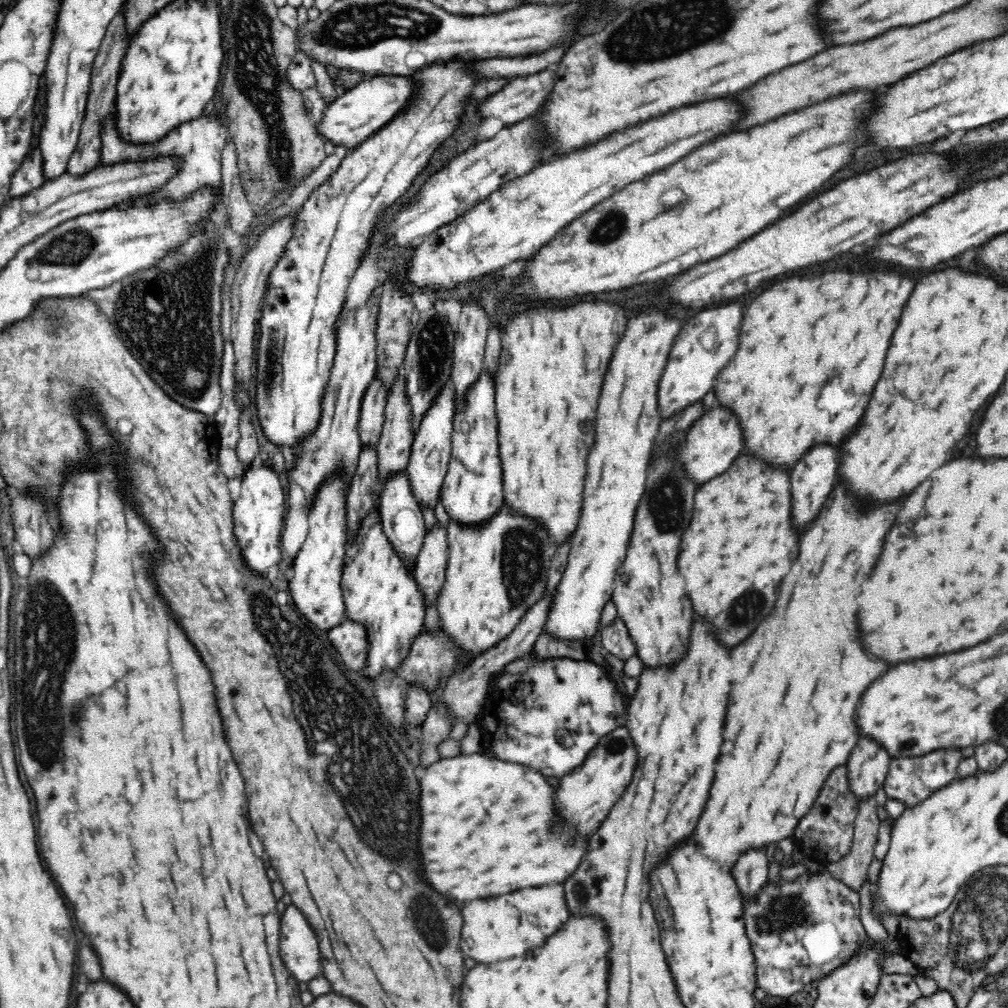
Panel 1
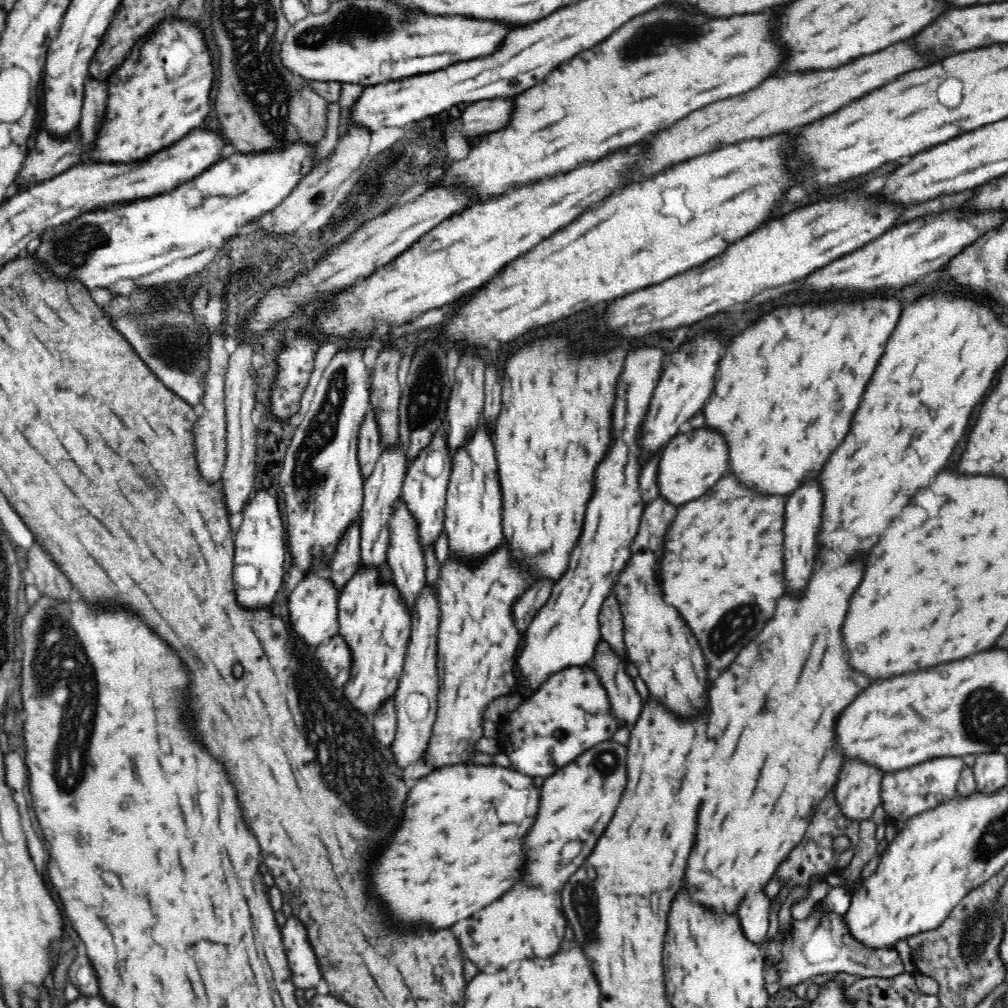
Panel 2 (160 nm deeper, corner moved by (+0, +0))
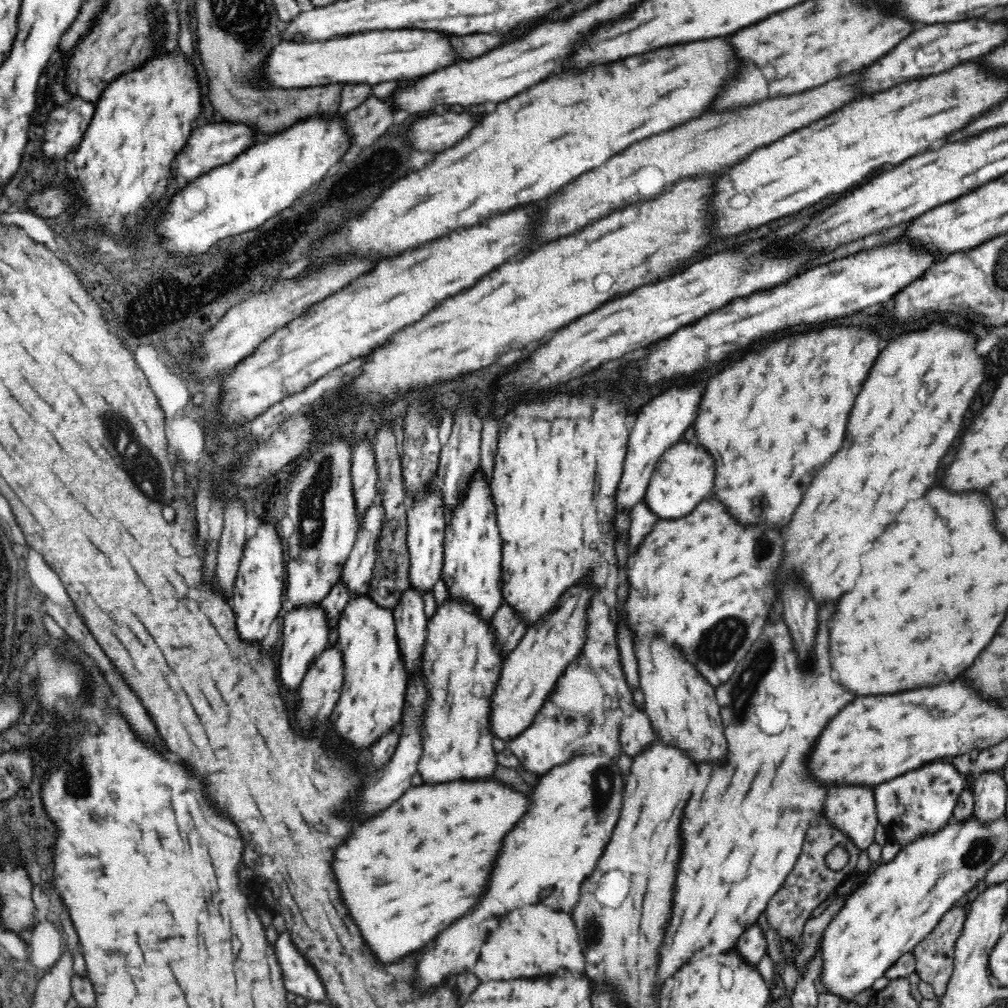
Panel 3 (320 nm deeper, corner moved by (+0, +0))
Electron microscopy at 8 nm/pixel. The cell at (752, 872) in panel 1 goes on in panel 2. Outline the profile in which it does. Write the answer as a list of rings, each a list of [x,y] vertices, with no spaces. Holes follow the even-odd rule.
[[[764,889],[746,897],[739,906],[738,917],[740,926],[750,942],[760,946],[766,940],[770,899]]]

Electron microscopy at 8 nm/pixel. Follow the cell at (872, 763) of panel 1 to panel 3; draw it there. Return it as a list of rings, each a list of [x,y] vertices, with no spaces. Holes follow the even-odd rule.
[[[863,786],[830,787],[827,789],[821,814],[826,817],[828,825],[844,834],[844,837],[852,839],[858,852],[866,851],[874,843],[876,826],[879,823],[876,814],[876,799],[874,788]]]

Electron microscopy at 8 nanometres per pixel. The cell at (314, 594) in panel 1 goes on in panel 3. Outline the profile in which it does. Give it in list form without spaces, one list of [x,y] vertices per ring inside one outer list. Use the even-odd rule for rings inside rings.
[[[319,606],[298,608],[298,610],[292,610],[284,616],[281,636],[282,649],[277,669],[280,686],[284,692],[296,692],[298,690],[305,674],[319,659],[320,654],[326,650],[329,632],[328,619],[326,619],[324,610]]]

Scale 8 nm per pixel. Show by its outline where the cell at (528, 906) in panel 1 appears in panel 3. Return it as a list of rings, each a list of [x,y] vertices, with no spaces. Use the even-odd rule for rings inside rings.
[[[528,906],[528,910],[520,910],[506,920],[484,922],[484,926],[492,932],[486,946],[482,948],[480,962],[475,966],[475,976],[482,982],[510,982],[516,978],[538,978],[544,974],[554,974],[558,970],[566,970],[572,976],[584,976],[586,960],[578,942],[578,930],[573,918],[562,912],[554,912],[546,906]]]

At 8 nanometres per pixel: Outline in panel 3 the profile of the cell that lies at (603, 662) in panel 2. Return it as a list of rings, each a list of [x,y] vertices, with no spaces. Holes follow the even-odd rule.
[[[636,710],[629,717],[623,718],[620,731],[621,750],[632,761],[651,747],[654,740],[654,731],[645,712]]]

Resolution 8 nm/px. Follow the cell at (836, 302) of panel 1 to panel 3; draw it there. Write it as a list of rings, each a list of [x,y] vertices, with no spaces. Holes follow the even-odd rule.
[[[830,326],[820,332],[790,334],[758,350],[750,350],[708,382],[692,424],[696,430],[694,436],[697,445],[710,452],[714,464],[718,464],[712,494],[738,524],[784,526],[792,518],[816,472],[842,448],[852,402],[880,354],[878,342],[876,330],[858,326]]]

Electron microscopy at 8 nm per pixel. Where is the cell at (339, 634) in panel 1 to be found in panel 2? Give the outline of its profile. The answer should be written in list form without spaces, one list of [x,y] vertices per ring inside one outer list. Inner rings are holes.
[[[334,636],[328,644],[318,646],[316,658],[334,686],[343,687],[346,684],[352,666],[352,653],[342,636]]]

